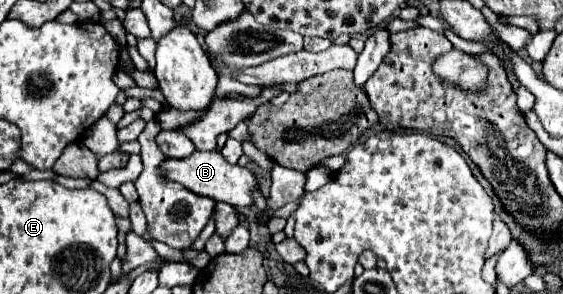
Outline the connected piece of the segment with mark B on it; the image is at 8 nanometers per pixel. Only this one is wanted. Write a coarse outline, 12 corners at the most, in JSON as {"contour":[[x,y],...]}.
{"contour":[[219,151],[165,159],[159,171],[197,195],[253,205],[249,169]]}

